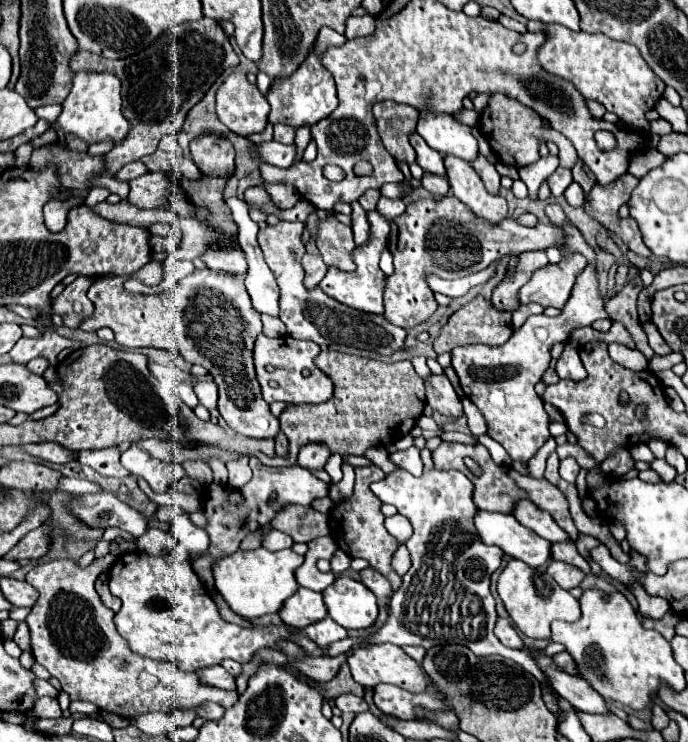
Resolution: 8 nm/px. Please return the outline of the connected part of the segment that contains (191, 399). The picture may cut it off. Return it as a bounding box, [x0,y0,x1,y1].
[177,385,199,407]

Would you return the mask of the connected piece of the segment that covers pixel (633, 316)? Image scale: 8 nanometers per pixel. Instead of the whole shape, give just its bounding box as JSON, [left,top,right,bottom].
[605,275,653,359]

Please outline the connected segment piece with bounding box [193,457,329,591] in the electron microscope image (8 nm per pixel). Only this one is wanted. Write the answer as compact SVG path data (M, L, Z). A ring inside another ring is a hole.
M251 457L249 461L251 469L253 469L253 479L243 485L243 497L245 497L245 503L243 505L231 505L227 501L227 491L225 487L219 487L219 485L209 485L207 491L203 493L203 499L205 499L205 515L207 515L207 533L211 537L211 551L209 555L203 555L199 559L195 559L193 567L195 567L195 573L199 575L201 583L207 587L207 591L213 591L215 585L213 585L213 565L231 555L233 551L239 549L239 543L245 535L251 533L251 529L257 529L267 525L279 507L287 505L287 503L297 503L297 505L305 505L309 507L315 499L321 499L321 497L327 497L329 495L329 485L323 483L321 479L317 479L311 471L299 467L299 465L291 465L291 467L267 467L263 465L257 457Z

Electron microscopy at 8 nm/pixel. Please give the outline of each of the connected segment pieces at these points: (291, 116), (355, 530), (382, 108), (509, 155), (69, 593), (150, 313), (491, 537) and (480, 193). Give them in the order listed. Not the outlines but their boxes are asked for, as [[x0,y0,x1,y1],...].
[[267,27,345,127],[329,465,401,591],[373,101,419,165],[479,93,578,169],[25,553,239,719],[79,269,281,437],[475,511,551,567],[445,155,507,225]]

